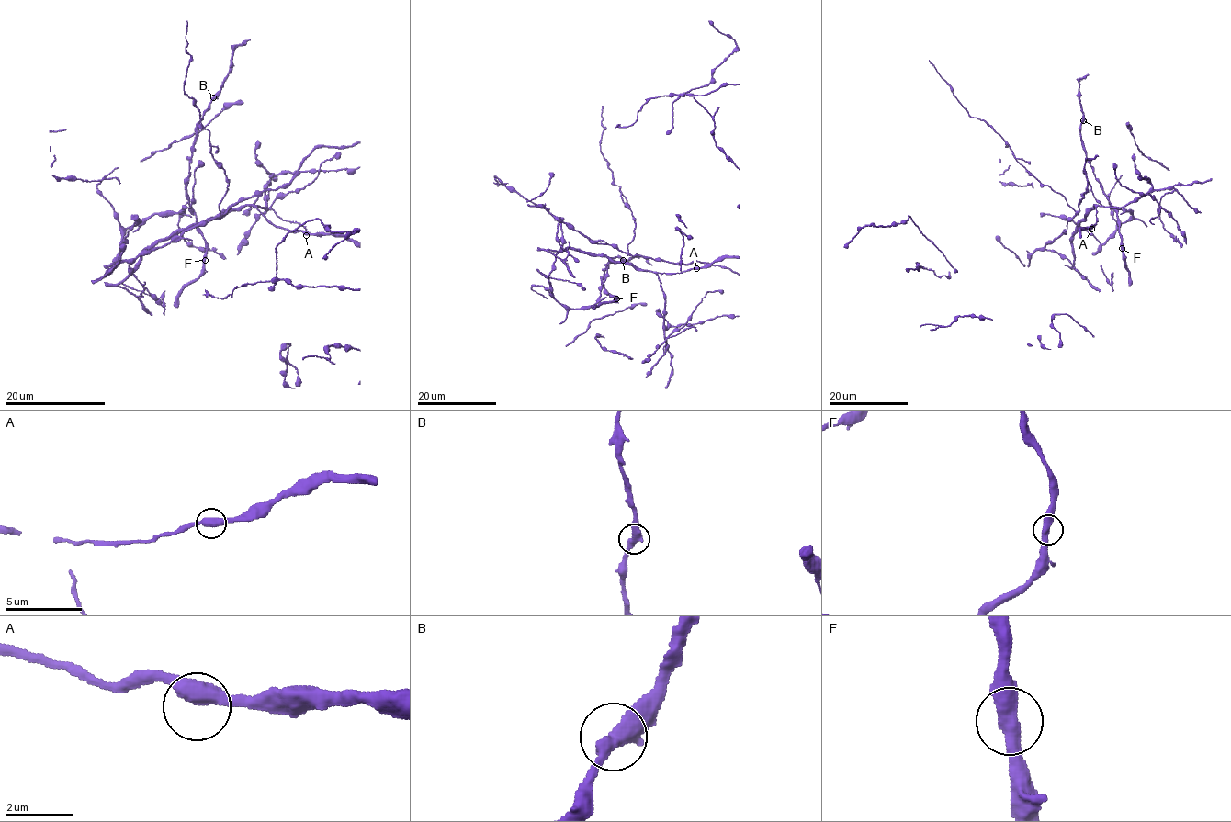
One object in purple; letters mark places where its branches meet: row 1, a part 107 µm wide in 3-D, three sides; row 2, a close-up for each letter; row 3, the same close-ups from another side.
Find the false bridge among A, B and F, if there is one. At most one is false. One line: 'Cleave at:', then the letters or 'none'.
Cleave at: none

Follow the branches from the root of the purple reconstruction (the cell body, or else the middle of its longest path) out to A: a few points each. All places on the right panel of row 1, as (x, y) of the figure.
A: (1072, 264), (1082, 276), (1073, 268), (1072, 238), (1078, 223), (1094, 205), (1096, 222), (1091, 229)

